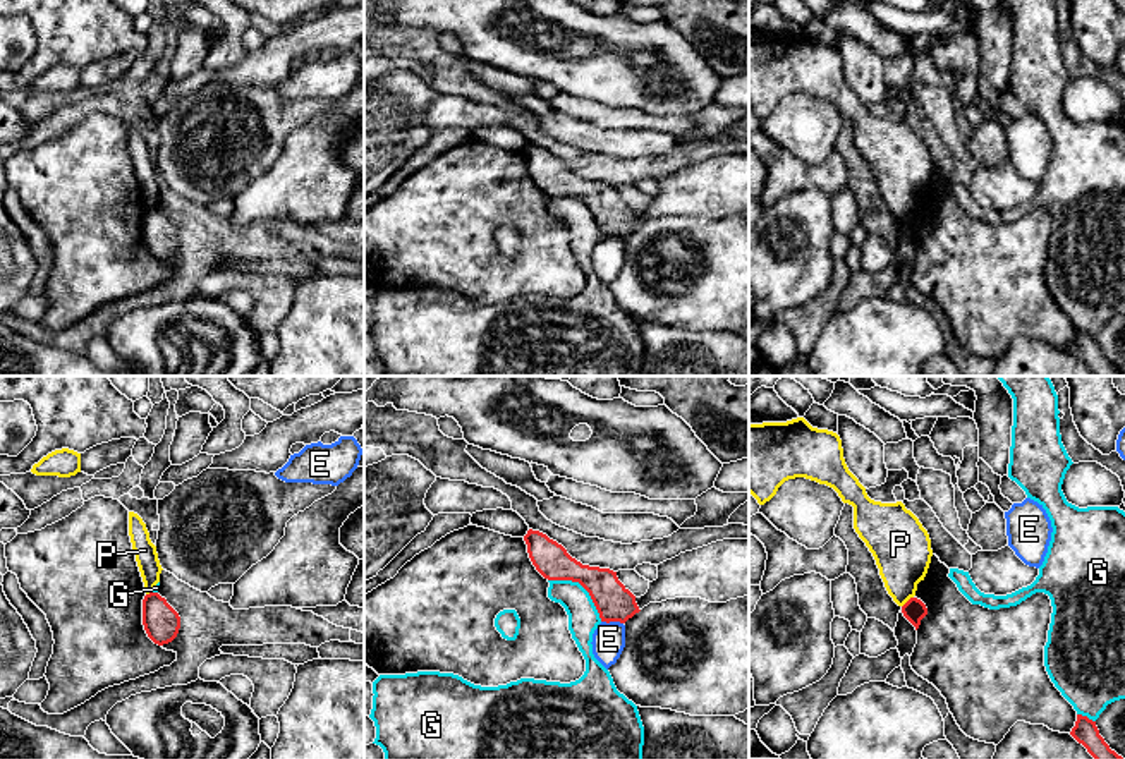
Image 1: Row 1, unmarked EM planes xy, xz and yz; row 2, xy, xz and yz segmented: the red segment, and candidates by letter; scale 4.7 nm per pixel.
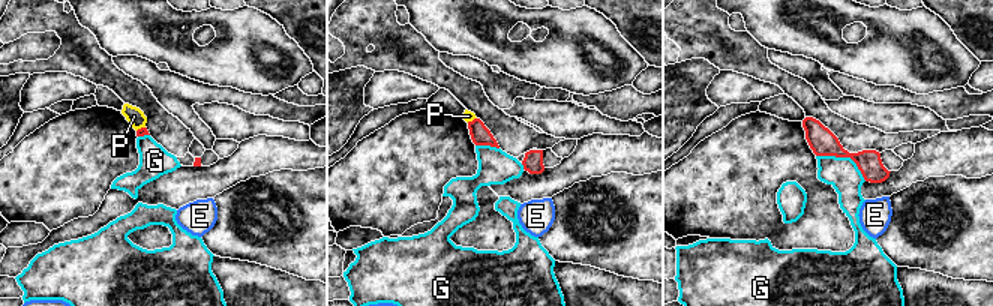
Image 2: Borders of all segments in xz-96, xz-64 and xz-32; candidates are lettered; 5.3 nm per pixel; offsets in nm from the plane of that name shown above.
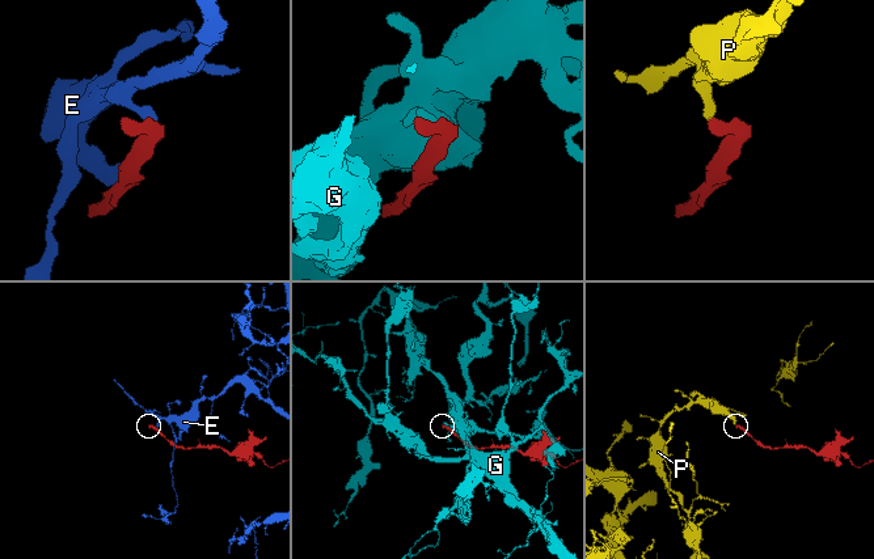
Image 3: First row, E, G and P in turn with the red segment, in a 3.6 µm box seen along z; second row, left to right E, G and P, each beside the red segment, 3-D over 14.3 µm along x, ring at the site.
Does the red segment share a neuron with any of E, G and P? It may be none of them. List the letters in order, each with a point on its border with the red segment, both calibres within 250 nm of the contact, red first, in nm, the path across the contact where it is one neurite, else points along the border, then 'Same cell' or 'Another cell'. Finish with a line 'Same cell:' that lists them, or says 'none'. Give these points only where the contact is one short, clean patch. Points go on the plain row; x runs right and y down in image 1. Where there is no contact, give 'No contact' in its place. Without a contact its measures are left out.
E: Touches red at xz (612, 236). Thickness 170 nm (red) against 160 nm. Boundary: xz (602, 236), (622, 239). Another cell
G: Touches red at xz (583, 201). Thickness 170 nm (red) against 140 nm. Another cell
P: Touches red at yz (907, 217). Thickness 110 nm (red) against 280 nm. Boundary: yz (912, 212), (902, 222). Another cell
Same cell: none

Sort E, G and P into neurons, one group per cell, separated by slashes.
E / G / P

